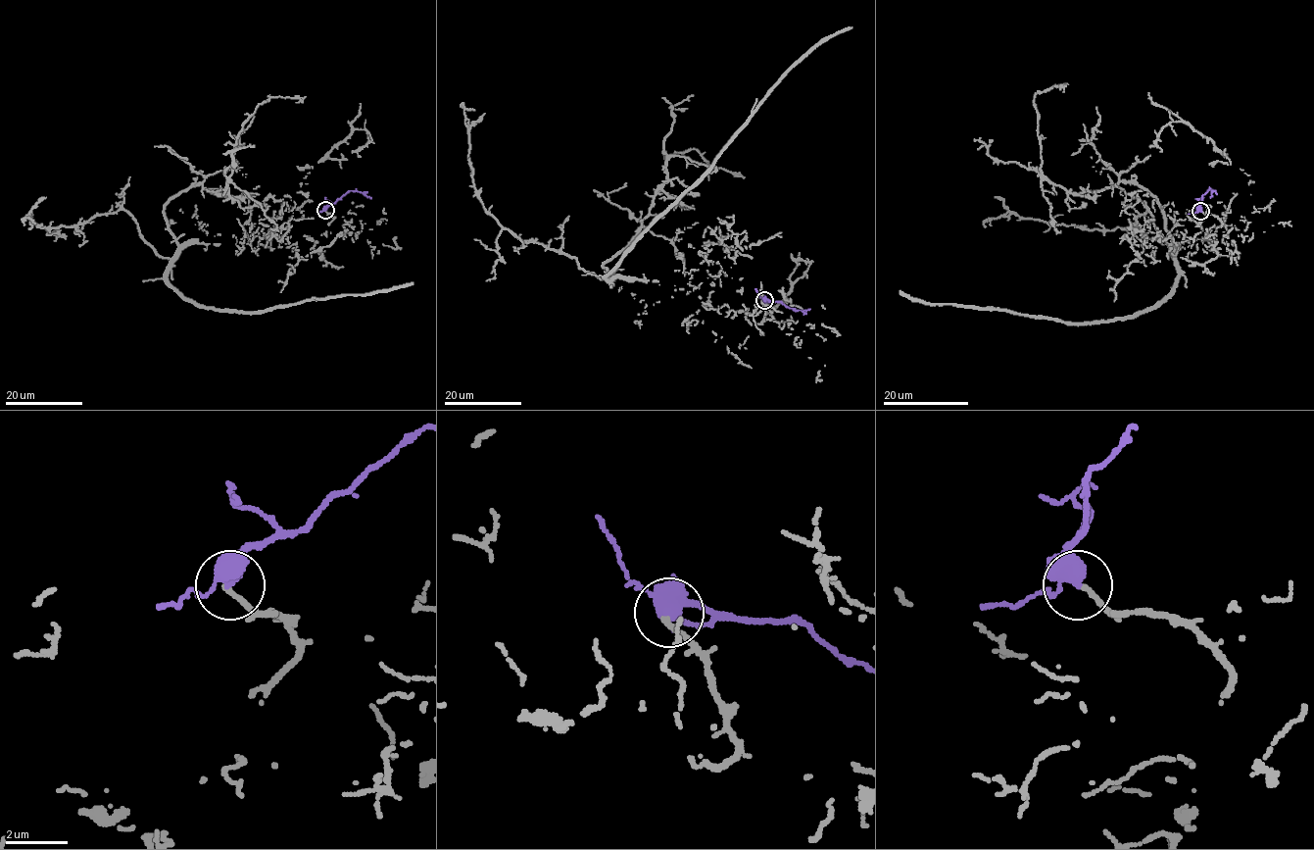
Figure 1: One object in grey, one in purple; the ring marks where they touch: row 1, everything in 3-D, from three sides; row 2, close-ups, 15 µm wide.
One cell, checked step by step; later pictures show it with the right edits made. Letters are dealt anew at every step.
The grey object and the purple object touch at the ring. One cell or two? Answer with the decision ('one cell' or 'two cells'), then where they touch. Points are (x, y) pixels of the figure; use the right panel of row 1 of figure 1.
one cell; place (1200, 211)

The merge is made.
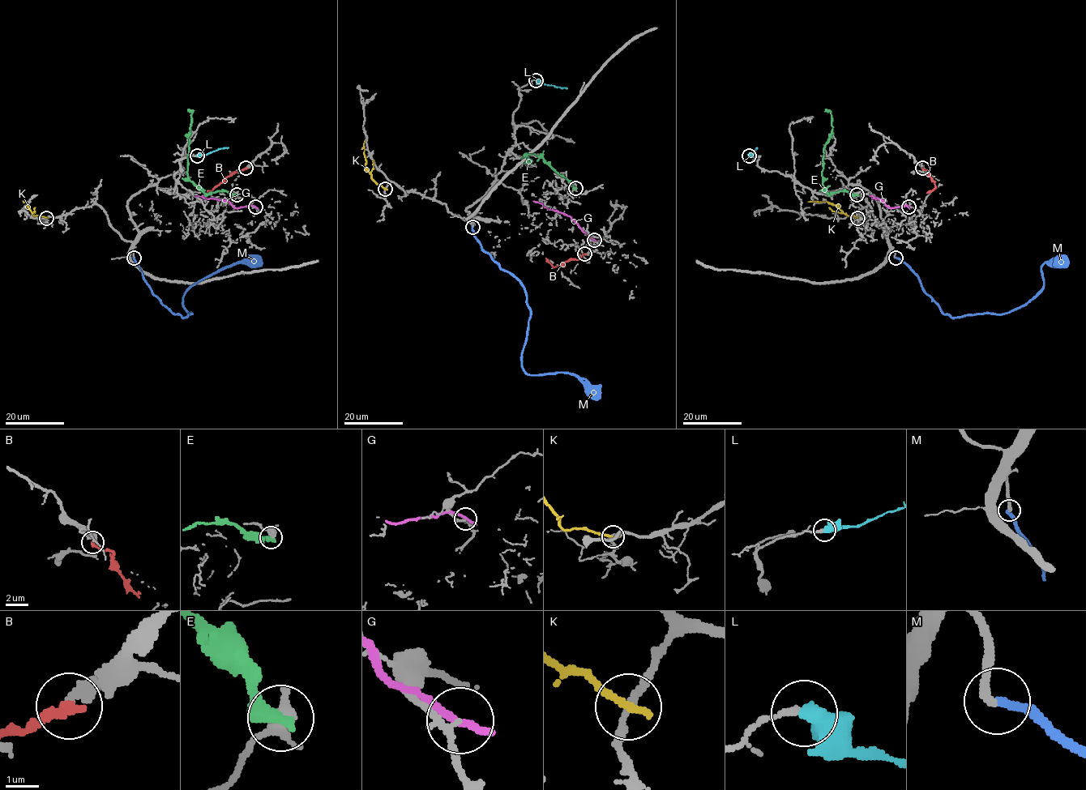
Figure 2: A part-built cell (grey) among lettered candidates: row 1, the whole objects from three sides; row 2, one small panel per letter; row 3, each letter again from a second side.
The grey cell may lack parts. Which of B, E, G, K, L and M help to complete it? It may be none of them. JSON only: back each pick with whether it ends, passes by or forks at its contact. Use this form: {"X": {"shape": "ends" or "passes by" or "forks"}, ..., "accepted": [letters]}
{"M": {"shape": "ends"}, "accepted": ["M"]}

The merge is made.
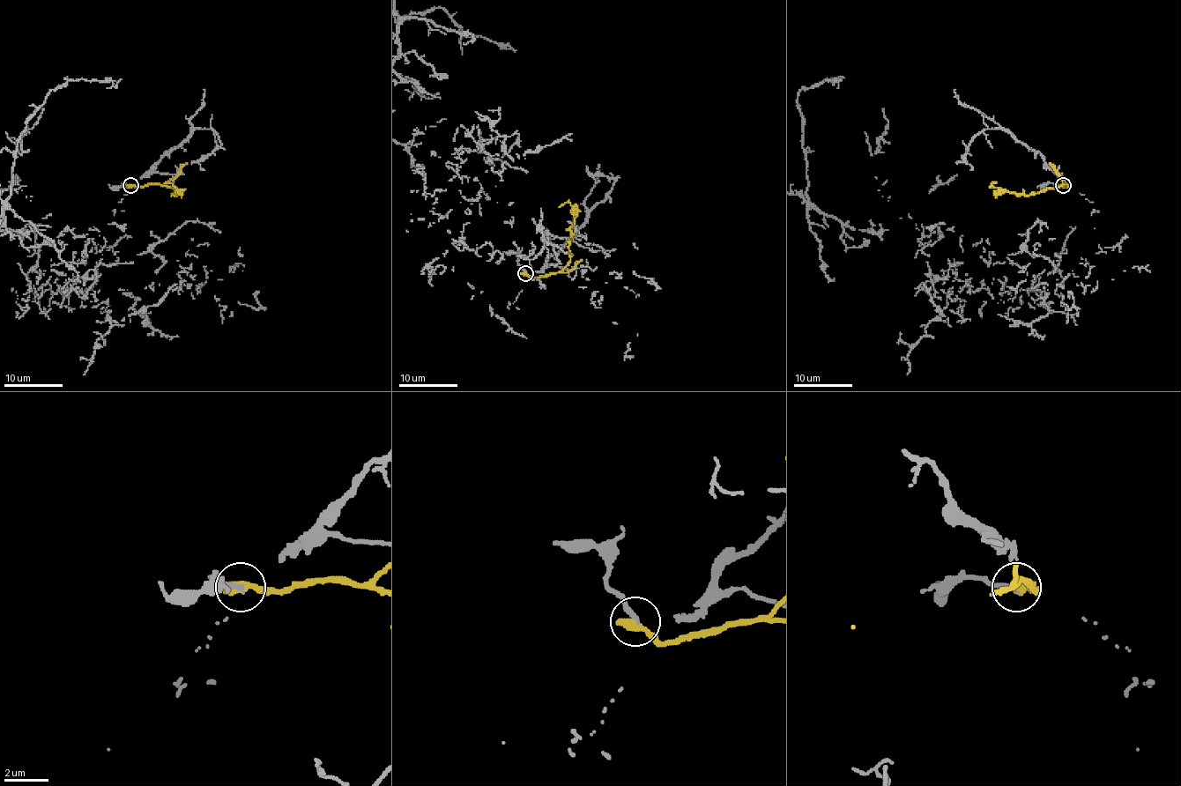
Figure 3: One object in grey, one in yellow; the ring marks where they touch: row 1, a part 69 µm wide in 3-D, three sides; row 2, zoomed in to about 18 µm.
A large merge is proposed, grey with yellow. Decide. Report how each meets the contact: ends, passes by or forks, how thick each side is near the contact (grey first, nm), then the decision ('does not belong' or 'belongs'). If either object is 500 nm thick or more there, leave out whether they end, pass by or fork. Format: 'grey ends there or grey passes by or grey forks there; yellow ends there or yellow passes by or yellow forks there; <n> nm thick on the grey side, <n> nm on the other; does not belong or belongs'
240 nm thick on the grey side, 500 nm on the other; does not belong

